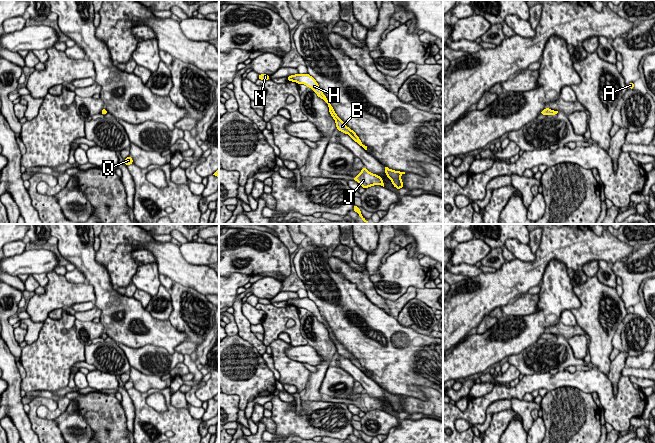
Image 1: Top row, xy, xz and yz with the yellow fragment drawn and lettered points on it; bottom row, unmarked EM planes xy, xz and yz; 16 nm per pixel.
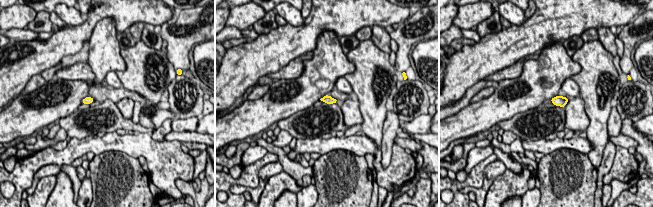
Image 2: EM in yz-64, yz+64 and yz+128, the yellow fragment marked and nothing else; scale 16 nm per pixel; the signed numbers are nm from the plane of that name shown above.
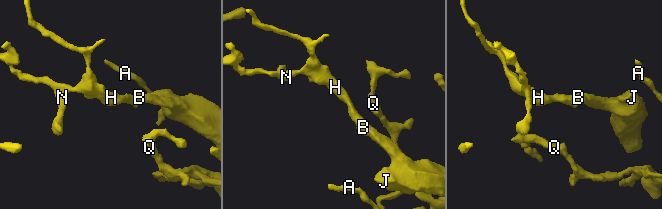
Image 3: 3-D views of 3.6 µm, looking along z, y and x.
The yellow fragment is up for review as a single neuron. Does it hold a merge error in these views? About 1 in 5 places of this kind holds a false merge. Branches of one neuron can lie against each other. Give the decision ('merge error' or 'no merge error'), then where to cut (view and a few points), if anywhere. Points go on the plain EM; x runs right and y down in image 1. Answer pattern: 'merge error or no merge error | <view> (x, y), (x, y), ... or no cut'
no merge error | no cut

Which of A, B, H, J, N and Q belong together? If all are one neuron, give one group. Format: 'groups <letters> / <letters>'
groups A B H J N Q

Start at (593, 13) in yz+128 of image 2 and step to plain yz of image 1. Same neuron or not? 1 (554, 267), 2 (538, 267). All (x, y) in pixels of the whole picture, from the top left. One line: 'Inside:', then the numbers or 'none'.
Inside: 2

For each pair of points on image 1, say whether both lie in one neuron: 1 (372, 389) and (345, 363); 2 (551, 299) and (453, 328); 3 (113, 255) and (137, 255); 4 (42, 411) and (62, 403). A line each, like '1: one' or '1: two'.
1: one
2: two
3: two
4: one

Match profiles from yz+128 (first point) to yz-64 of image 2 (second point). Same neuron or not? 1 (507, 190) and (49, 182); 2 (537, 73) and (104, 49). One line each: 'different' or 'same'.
1: same
2: same

